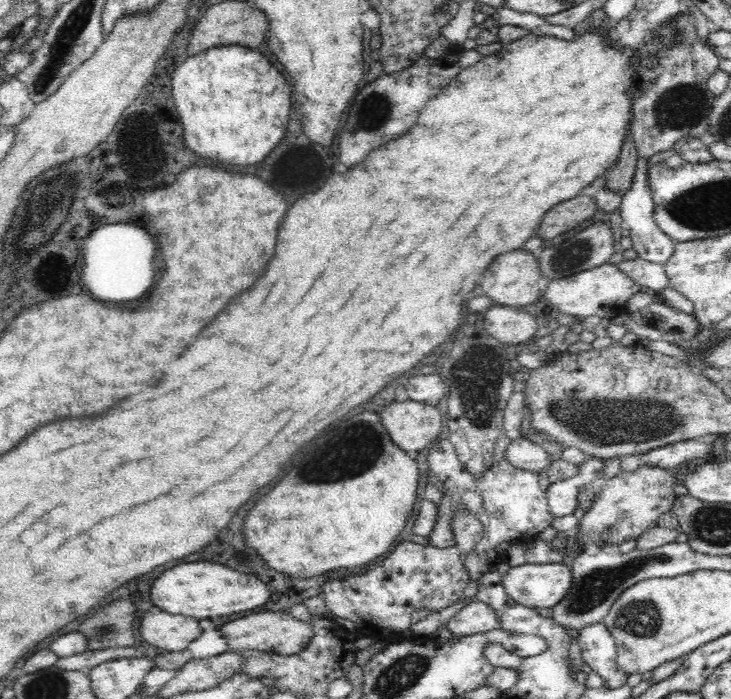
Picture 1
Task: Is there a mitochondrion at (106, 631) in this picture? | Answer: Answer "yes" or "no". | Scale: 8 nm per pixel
yes

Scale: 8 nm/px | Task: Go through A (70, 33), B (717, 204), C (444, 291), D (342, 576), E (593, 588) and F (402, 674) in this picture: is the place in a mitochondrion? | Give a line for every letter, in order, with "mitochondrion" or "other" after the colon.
A: mitochondrion
B: mitochondrion
C: other
D: other
E: mitochondrion
F: mitochondrion

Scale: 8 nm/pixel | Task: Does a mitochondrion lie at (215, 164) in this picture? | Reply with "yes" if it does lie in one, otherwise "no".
no

